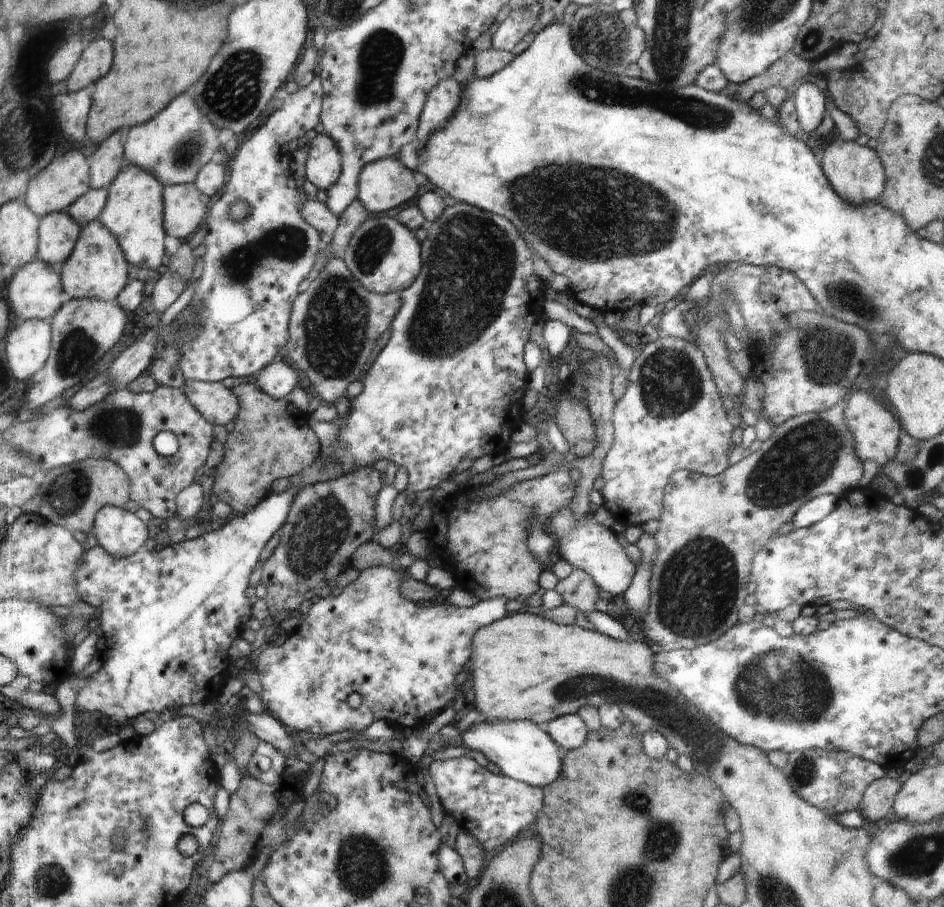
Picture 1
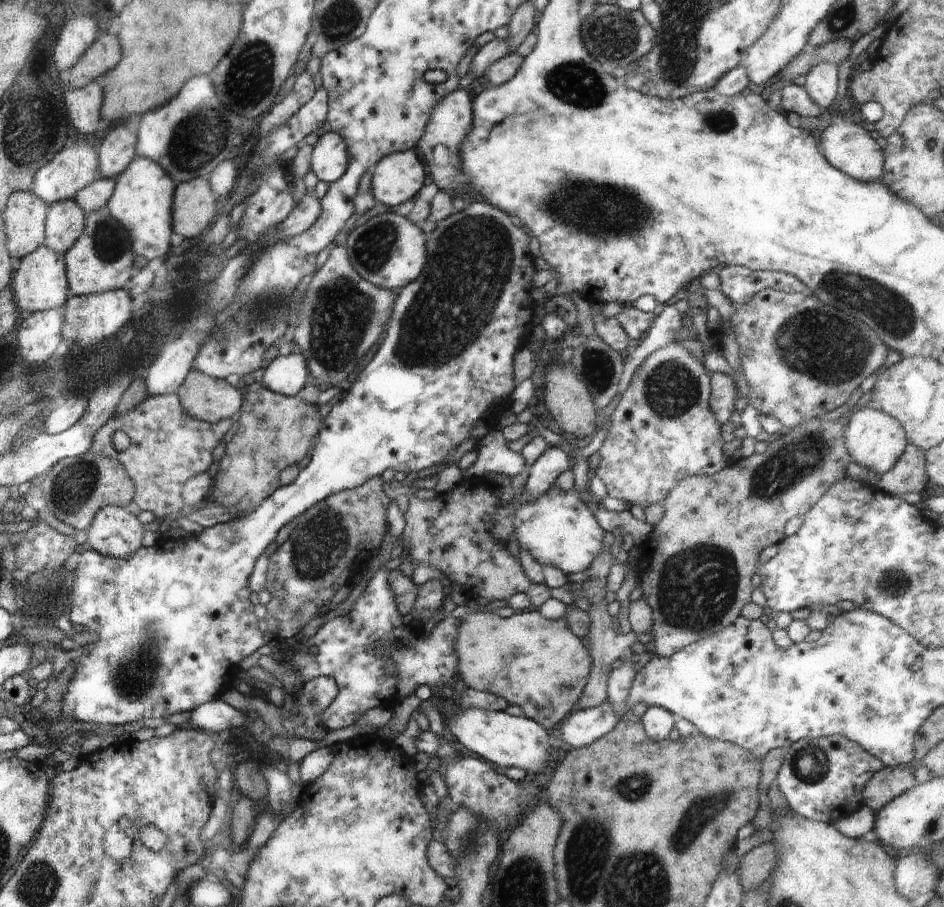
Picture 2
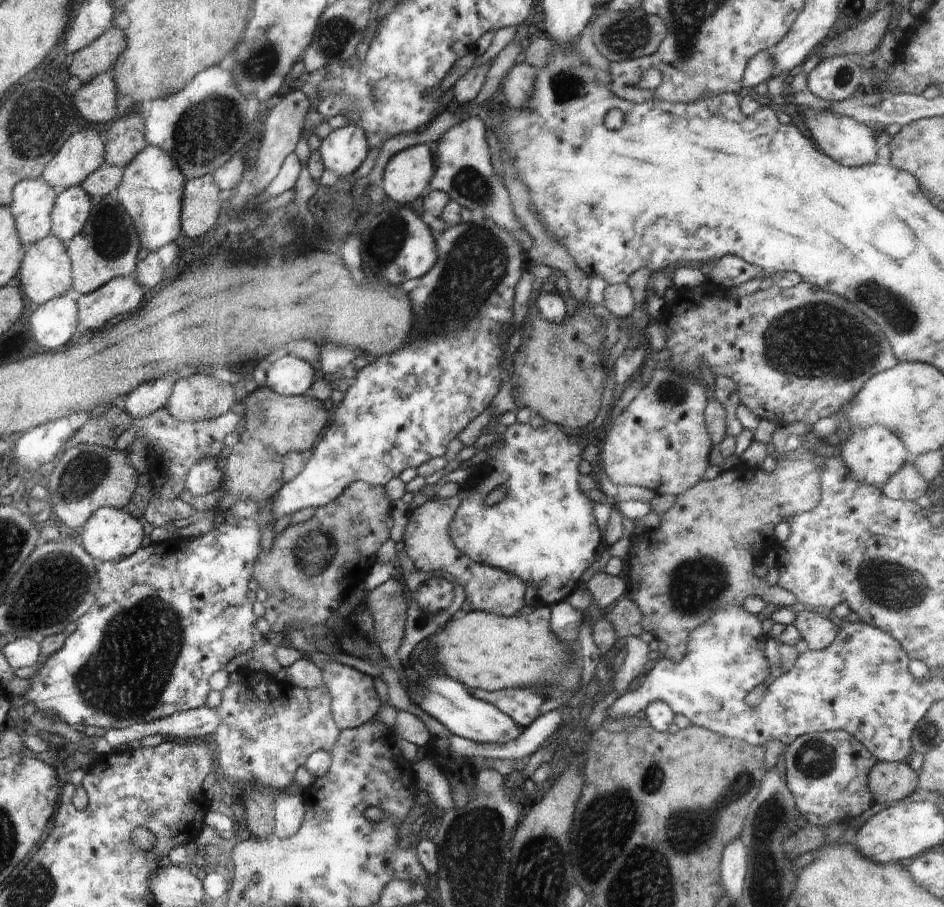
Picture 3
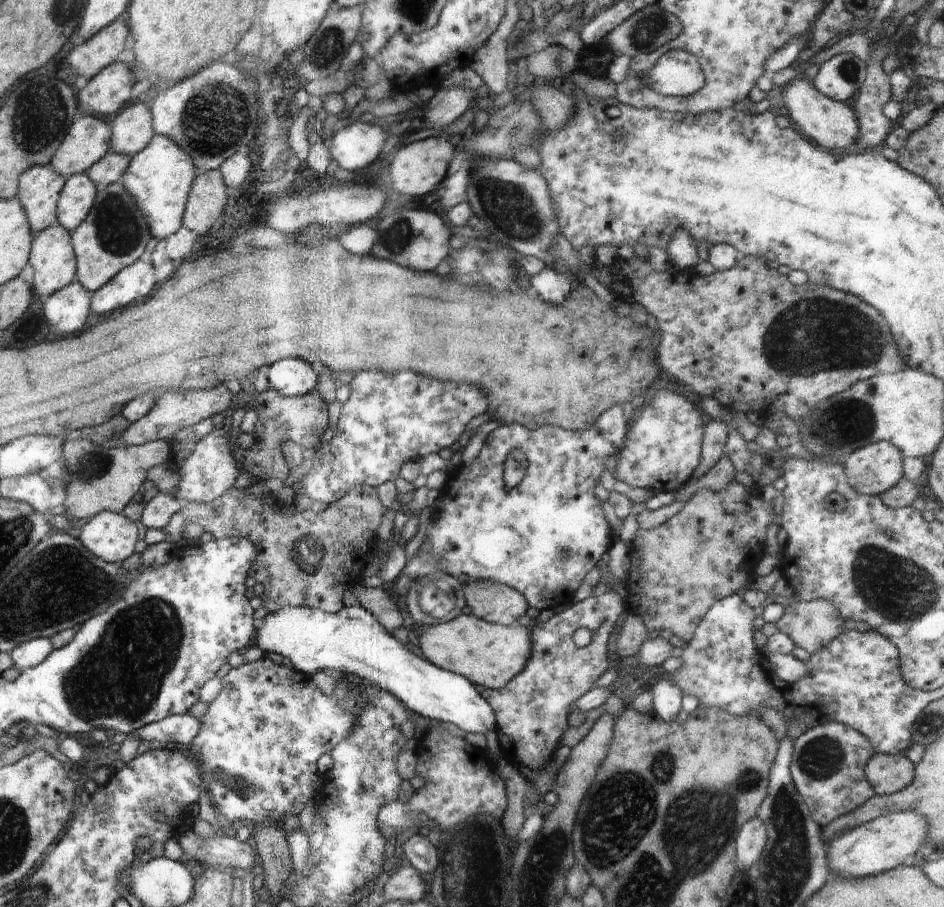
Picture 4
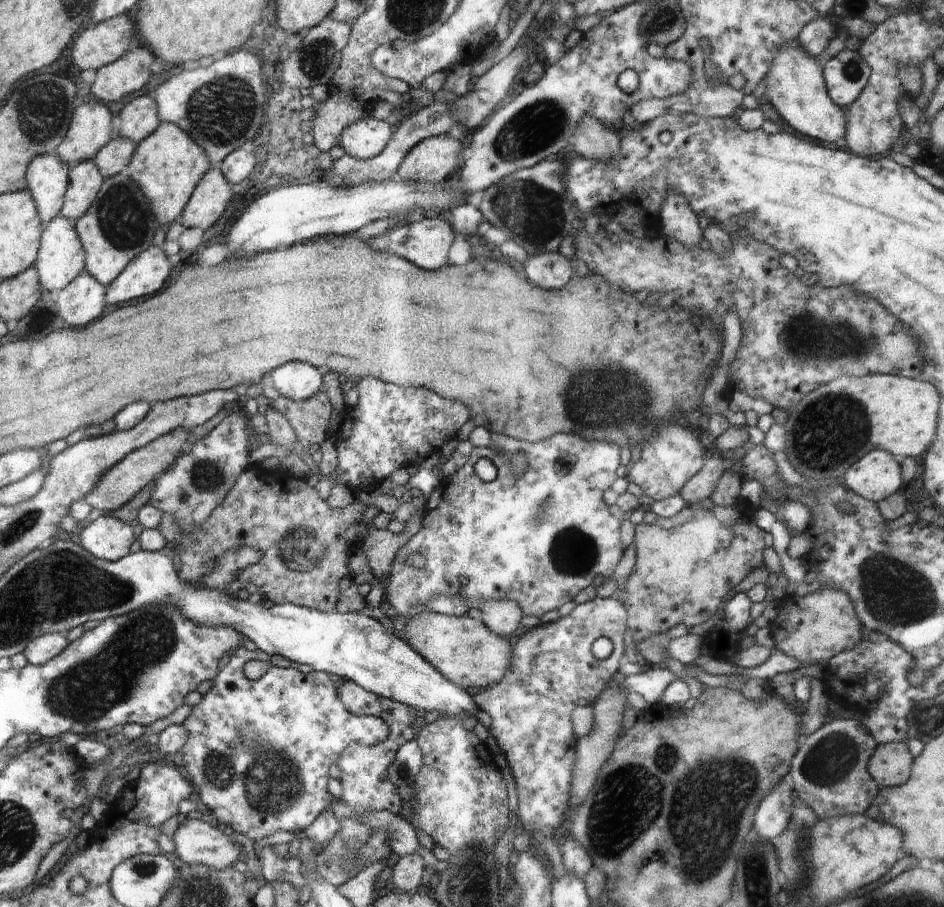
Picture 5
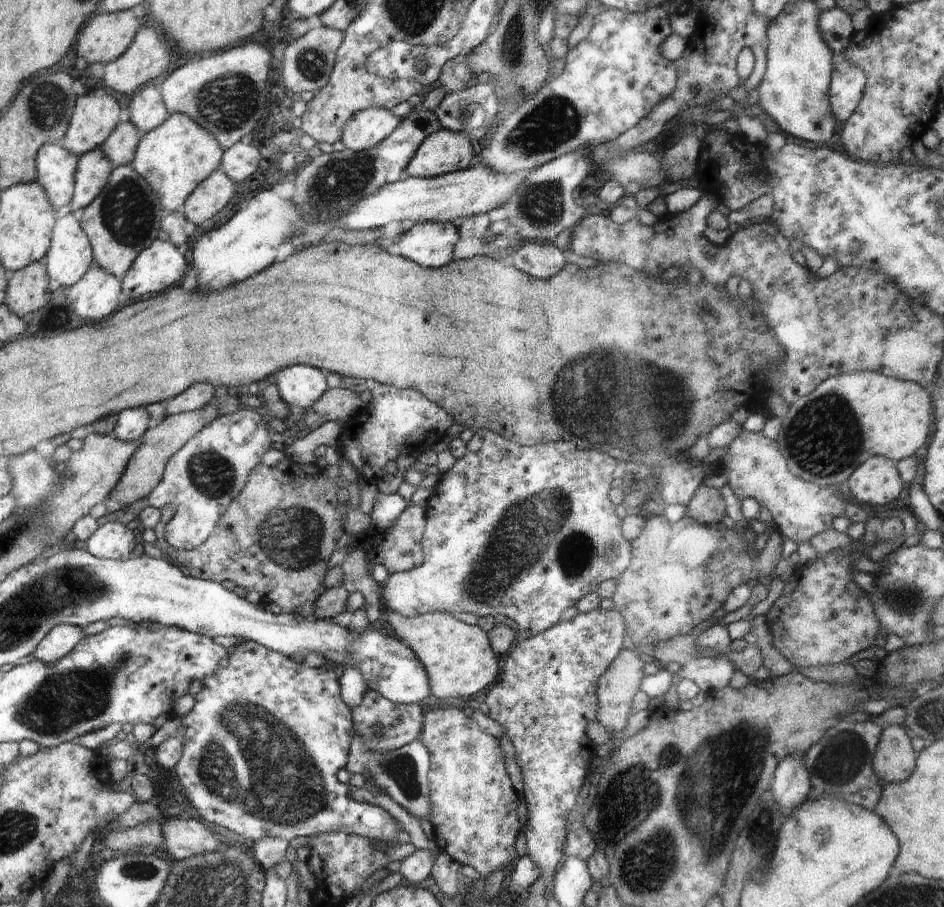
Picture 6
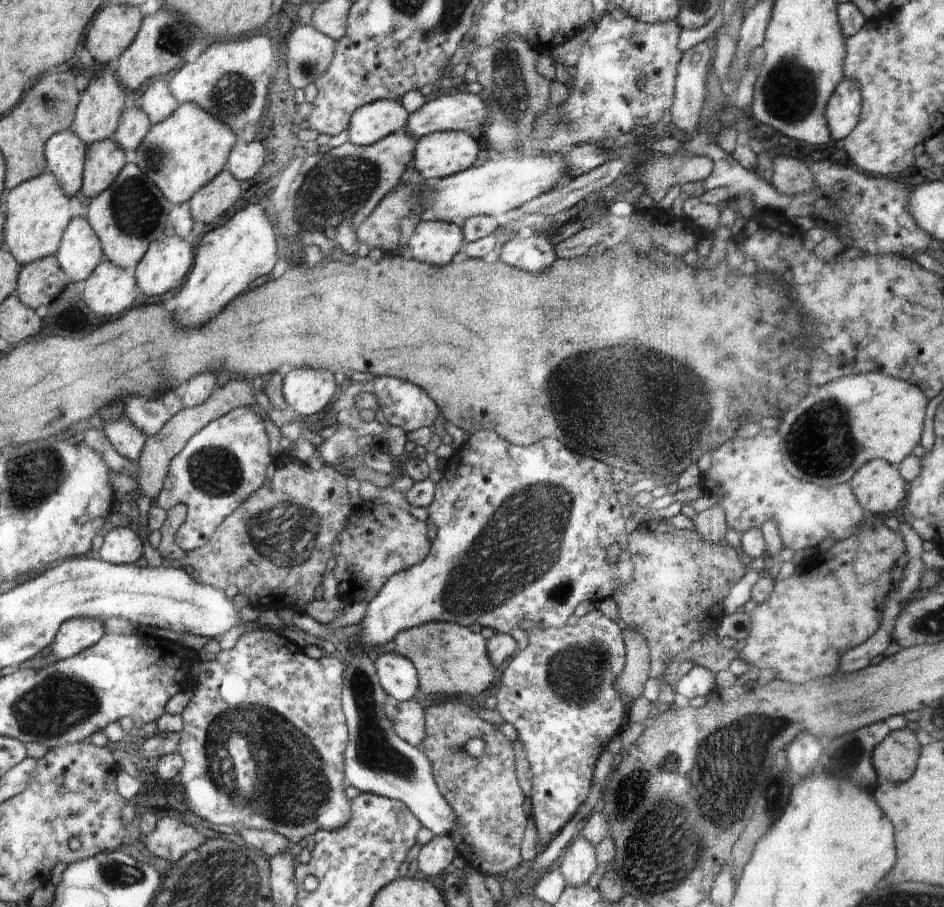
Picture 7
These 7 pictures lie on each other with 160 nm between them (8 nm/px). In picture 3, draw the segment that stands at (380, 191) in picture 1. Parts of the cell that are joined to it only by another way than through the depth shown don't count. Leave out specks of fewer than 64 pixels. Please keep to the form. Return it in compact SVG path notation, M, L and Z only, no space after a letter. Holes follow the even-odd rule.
M416 145L397 152L383 172L384 194L403 206L416 200L431 183L436 160L428 145Z

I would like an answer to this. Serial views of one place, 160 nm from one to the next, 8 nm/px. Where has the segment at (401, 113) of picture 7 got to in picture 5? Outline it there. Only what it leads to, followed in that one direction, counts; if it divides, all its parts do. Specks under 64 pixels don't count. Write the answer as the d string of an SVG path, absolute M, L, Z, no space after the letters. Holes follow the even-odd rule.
M366 115L342 132L339 146L355 160L368 160L385 151L393 138L389 124Z

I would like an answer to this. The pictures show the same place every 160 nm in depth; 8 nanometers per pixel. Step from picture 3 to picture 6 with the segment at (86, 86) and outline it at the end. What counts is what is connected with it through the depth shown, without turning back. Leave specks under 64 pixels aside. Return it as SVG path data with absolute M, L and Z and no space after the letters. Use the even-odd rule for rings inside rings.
M146 23L142 31L136 35L135 42L127 48L123 55L120 55L114 63L107 64L104 70L103 78L106 89L117 90L124 94L134 92L136 88L140 88L142 84L158 78L160 74L164 74L164 70L170 64L170 56L172 56L172 44L166 38L160 38L156 34L154 28Z

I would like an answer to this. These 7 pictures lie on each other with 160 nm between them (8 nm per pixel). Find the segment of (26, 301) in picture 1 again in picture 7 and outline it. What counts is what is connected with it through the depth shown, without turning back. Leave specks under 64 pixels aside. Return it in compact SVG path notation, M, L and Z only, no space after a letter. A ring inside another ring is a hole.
M86 217L68 223L54 255L72 282L85 281L104 259L99 235Z

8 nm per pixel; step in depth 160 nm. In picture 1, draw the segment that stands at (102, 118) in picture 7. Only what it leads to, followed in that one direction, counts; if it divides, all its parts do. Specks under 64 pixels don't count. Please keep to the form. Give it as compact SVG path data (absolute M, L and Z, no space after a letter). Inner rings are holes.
M66 151L31 179L25 203L32 212L39 213L40 216L51 212L66 212L75 200L87 194L88 188L90 188L90 170L88 164L84 162L84 156L80 151Z

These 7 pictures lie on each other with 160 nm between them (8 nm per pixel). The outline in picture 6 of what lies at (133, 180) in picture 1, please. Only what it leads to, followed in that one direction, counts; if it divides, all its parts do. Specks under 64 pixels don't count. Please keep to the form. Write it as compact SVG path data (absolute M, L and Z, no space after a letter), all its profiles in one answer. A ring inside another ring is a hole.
M172 113L160 126L143 134L130 165L147 180L163 206L171 212L181 210L192 191L218 170L223 152L223 146L216 142L210 132L204 130L203 125L198 126L186 114Z

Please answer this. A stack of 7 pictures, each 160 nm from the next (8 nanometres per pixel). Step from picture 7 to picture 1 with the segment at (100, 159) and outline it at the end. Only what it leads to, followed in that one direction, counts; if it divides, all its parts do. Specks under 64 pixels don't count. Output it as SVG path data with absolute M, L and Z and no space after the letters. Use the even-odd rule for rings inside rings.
M58 211L40 219L40 259L50 264L63 263L75 250L74 244L81 234L78 222L68 212Z

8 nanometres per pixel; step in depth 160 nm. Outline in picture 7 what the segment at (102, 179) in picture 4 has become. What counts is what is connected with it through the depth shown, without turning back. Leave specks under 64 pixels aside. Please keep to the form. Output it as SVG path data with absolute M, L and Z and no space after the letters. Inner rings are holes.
M138 102L124 111L119 120L119 127L113 135L113 140L124 152L136 148L146 138L151 130L151 119L140 108Z

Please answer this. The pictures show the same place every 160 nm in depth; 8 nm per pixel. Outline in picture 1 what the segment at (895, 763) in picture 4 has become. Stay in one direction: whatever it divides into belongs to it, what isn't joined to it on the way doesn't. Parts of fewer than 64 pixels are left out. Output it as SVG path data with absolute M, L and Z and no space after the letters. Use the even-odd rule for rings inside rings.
M882 777L868 785L863 792L858 810L872 822L883 823L893 810L895 796L901 790L900 779Z

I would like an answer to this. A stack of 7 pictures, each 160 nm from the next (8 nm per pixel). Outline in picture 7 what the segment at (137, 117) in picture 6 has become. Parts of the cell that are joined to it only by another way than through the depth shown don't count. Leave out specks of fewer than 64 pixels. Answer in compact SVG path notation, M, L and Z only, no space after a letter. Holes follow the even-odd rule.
M164 80L152 82L138 104L150 117L152 125L168 118L181 105L171 93L168 82Z

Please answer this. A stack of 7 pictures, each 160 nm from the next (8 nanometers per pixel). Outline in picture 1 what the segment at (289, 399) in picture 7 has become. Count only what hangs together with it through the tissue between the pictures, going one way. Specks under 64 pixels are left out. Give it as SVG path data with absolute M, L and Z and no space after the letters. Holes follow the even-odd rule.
M281 360L272 363L270 367L263 368L256 380L256 384L259 384L265 393L276 399L286 398L286 394L294 390L294 386L298 384L296 372L290 370L288 363Z

